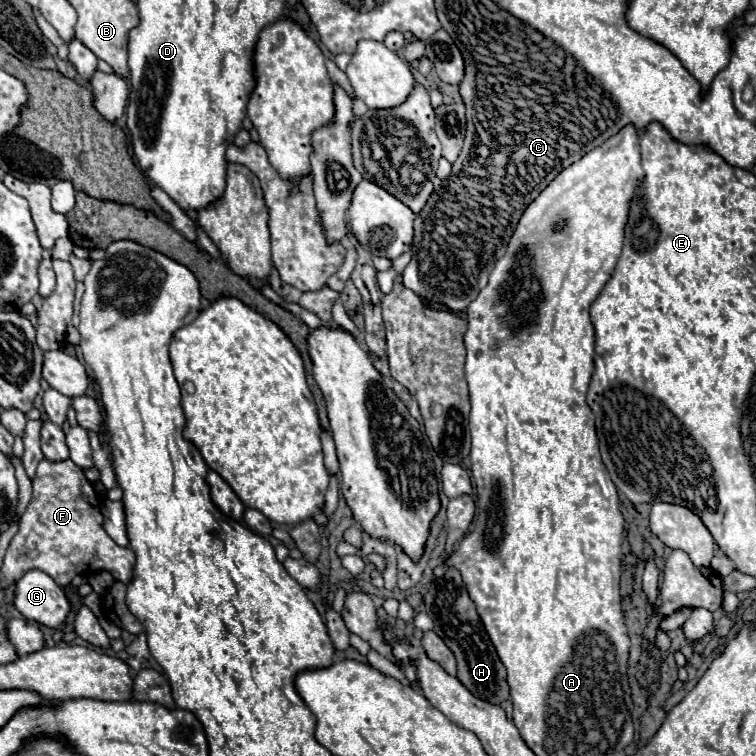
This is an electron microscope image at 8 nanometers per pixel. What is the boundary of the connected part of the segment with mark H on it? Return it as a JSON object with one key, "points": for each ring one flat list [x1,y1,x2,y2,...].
{"points":[[448,569,442,579,436,579,428,593,424,595,424,609,434,621,436,635,452,649,458,663,458,679,460,683,478,699,500,705,508,699,508,683,506,669,498,659,492,641,488,639,484,625,476,613,476,605,472,605,468,591,464,589,464,581,458,569]]}

